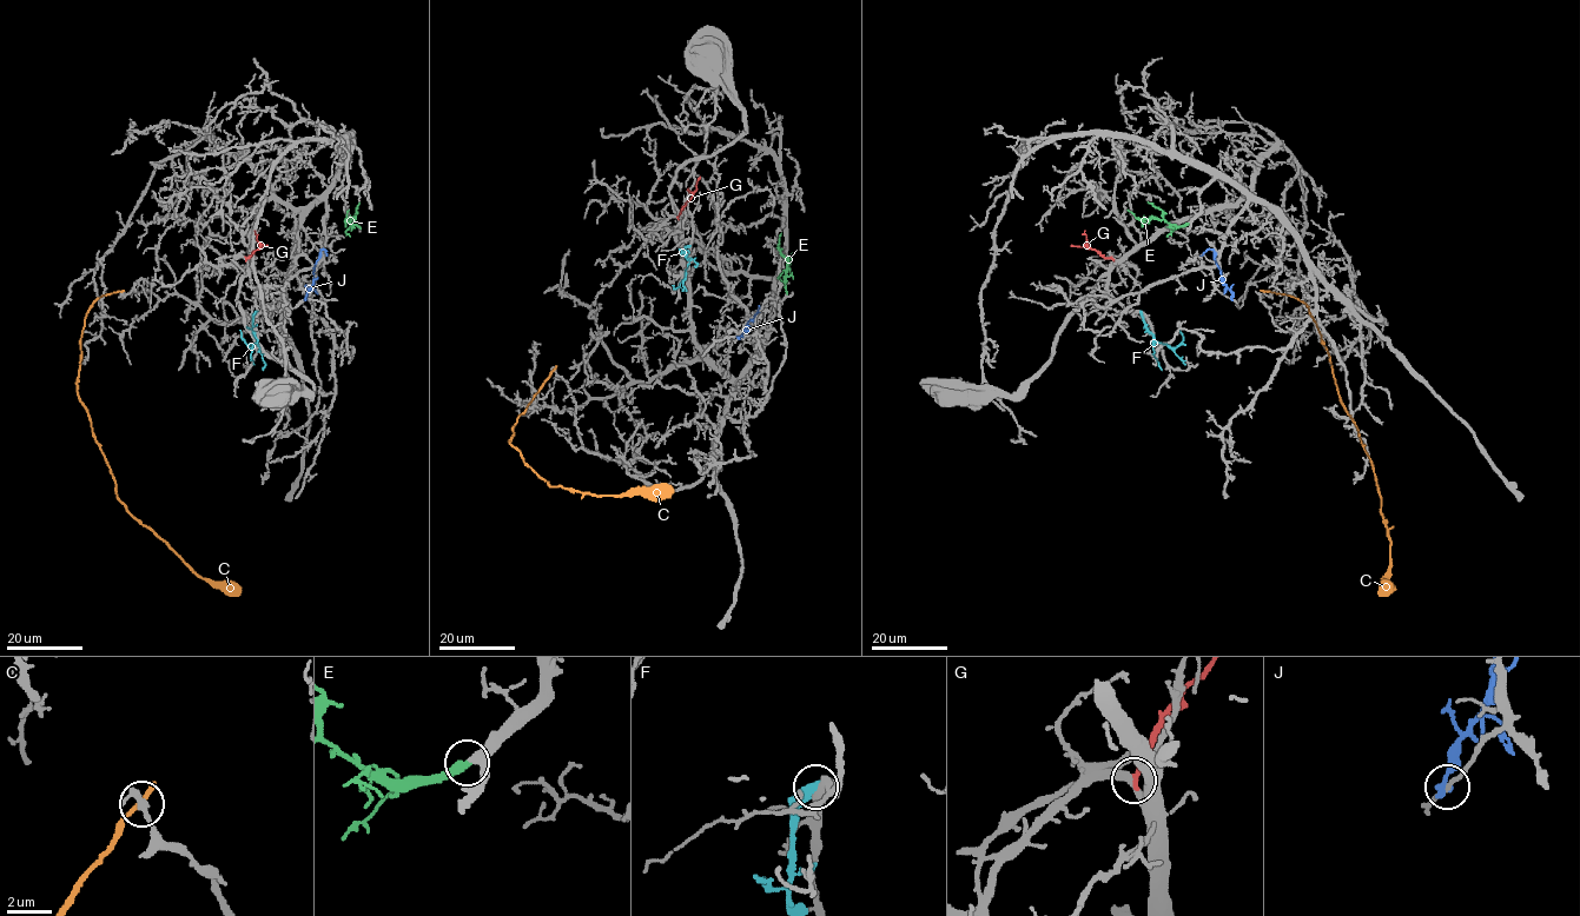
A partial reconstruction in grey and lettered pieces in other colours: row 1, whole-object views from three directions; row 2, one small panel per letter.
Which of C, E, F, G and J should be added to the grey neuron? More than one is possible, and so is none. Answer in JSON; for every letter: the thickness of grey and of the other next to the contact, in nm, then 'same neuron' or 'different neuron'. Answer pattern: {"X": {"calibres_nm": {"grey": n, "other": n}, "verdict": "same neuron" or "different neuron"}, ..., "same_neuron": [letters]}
{"C": {"calibres_nm": {"grey": 280, "other": 320}, "verdict": "different neuron"}, "E": {"calibres_nm": {"grey": 320, "other": 320}, "verdict": "same neuron"}, "F": {"calibres_nm": {"grey": 480, "other": 460}, "verdict": "different neuron"}, "G": {"calibres_nm": {"grey": 320, "other": 240}, "verdict": "different neuron"}, "J": {"calibres_nm": {"grey": 160, "other": 340}, "verdict": "different neuron"}, "same_neuron": ["E"]}

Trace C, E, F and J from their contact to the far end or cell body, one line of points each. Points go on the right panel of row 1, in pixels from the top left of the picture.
C: (1264, 291), (1295, 297), (1306, 305), (1321, 334), (1337, 395), (1374, 469), (1390, 542), (1389, 588), (1385, 592)
E: (1188, 223), (1171, 226), (1163, 219), (1137, 218), (1128, 210)
F: (1141, 312), (1145, 329), (1156, 342), (1176, 347), (1183, 338), (1179, 330)
J: (1231, 298), (1214, 251), (1209, 249), (1200, 256)

